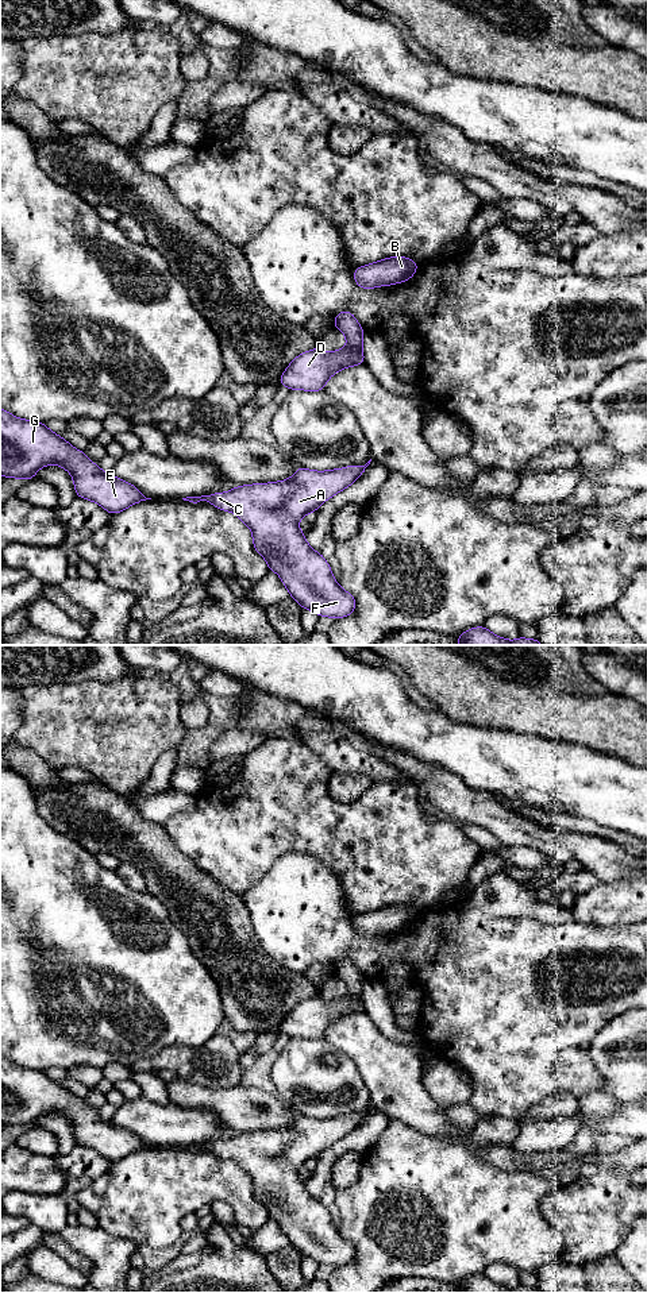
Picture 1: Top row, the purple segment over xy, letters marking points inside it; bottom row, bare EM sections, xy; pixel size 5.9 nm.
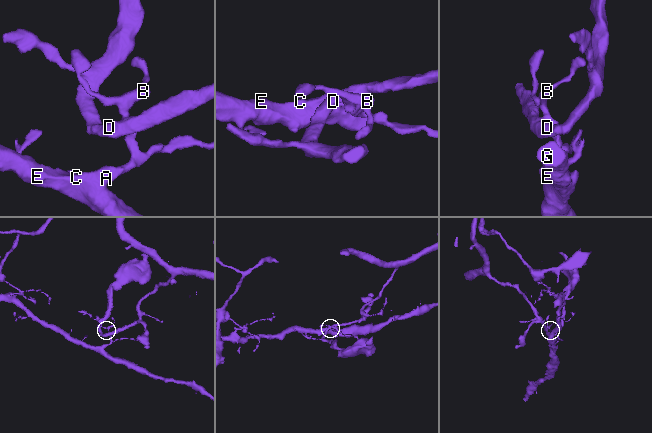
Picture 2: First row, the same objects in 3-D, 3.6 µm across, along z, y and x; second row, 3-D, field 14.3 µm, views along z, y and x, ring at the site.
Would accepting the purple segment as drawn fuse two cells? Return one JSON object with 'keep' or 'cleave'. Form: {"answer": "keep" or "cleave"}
{"answer": "cleave"}

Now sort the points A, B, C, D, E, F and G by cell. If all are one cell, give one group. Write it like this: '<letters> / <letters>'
A B C E F G / D

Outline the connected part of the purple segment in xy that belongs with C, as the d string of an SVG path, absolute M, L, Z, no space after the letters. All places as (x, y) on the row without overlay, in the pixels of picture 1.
M370 1109L330 1119L299 1115L286 1128L238 1132L227 1140L182 1147L207 1149L235 1161L251 1177L255 1200L265 1205L269 1219L280 1223L301 1257L338 1267L355 1259L355 1244L334 1227L327 1208L308 1193L297 1170L354 1131Z

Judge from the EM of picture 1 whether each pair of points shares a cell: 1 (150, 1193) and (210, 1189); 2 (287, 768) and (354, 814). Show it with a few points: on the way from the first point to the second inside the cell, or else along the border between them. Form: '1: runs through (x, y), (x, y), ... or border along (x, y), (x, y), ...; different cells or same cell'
1: runs through (165, 1189), (195, 1189); same cell
2: runs through (300, 784), (330, 814), (337, 814); same cell

